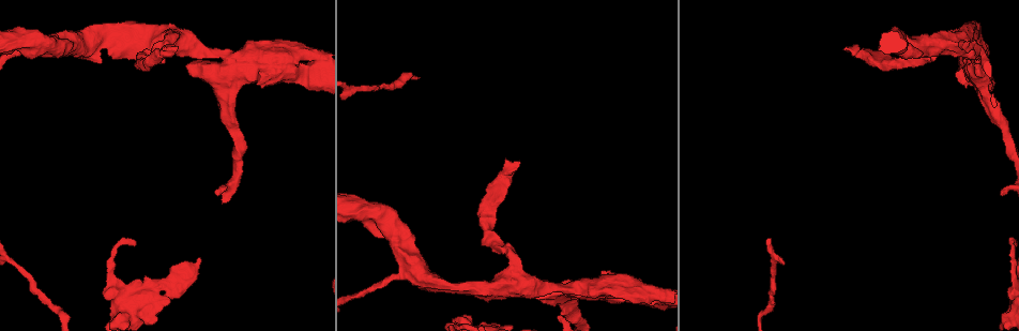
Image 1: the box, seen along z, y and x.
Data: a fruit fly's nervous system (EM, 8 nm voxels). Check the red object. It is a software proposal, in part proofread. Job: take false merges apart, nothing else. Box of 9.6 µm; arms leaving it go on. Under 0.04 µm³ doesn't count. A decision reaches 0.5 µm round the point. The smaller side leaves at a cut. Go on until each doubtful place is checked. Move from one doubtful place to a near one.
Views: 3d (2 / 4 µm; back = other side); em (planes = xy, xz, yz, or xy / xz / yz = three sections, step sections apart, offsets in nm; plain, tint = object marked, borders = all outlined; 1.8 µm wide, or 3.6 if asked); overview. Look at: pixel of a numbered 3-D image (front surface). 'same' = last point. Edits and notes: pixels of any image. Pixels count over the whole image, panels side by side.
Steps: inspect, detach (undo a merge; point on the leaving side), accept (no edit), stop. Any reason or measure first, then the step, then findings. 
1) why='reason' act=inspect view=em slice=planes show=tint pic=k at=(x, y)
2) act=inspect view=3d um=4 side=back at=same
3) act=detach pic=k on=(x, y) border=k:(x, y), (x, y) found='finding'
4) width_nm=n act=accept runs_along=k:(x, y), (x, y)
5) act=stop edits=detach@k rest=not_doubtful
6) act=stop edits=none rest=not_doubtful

why='sudden change in width' act=inspect view=3d um=4 pic=1 at=(539, 288)

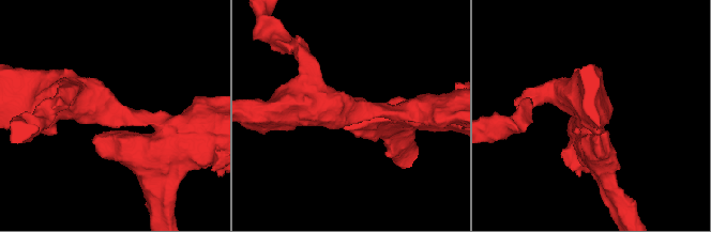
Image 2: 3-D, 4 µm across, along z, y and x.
arm_widths_nm=400,650 act=inspect view=em um=3.6 slice=xy step=8 show=tint pic=2 at=(107, 114)

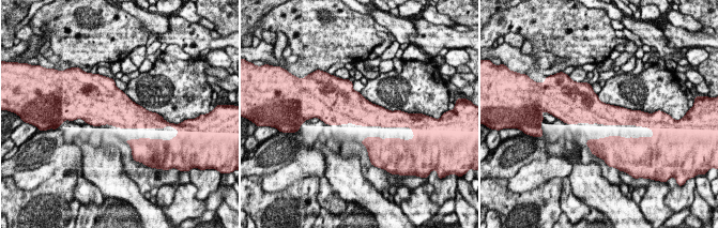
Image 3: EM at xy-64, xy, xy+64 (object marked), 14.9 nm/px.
act=accept found='one neuron here'

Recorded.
why='calibre changes' act=inspect view=em um=3.6 slice=planes show=tint pic=1 at=(629, 289)

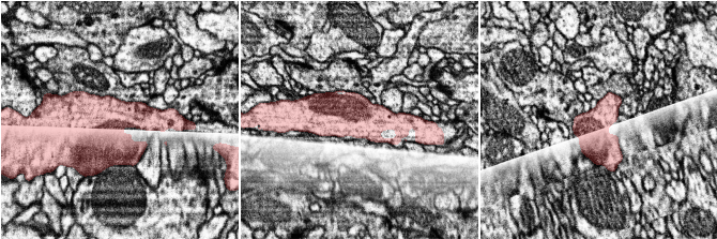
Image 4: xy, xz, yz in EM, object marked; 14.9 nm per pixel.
width_nm=480 act=accept found='all the same neuron'

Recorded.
why='closes a loop' act=inspect view=em slice=planes show=tint pic=1 at=(314, 72)

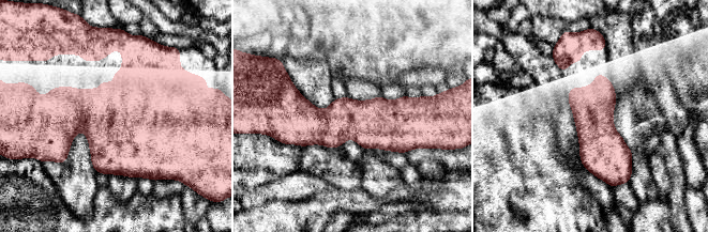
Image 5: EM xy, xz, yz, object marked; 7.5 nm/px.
width_nm=320 act=accept runs_along=5:(288, 112), (306, 123), (417, 123) found='one neuron here'

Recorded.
why='arms part here' act=inspect view=3d um=4 pic=1 at=(576, 288)

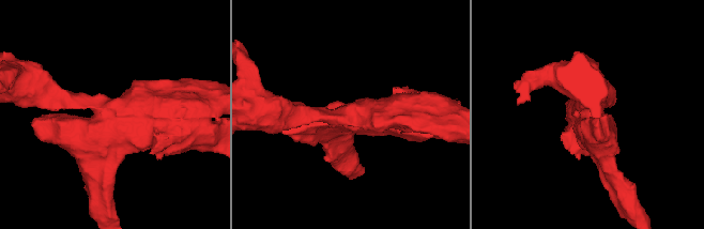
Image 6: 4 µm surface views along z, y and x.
why='now the EM' act=inspect view=em um=3.6 slice=xz step=8 show=tint pic=6 at=(107, 132)

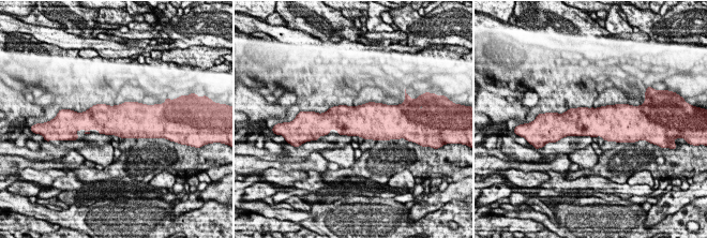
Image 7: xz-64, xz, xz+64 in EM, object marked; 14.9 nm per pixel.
why='cut it another way' act=inspect view=em um=3.6 slice=planes show=tint at=same

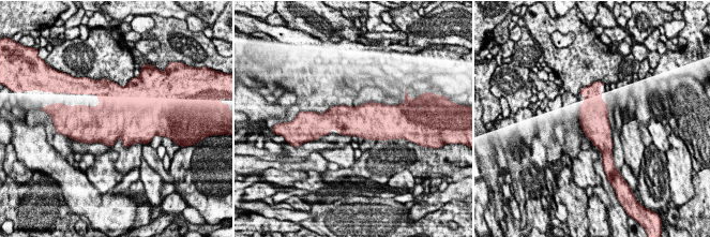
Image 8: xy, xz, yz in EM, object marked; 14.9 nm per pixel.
act=accept found='continuous, no second neuron'

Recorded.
act=stop edits=none rest=not_doubtful

